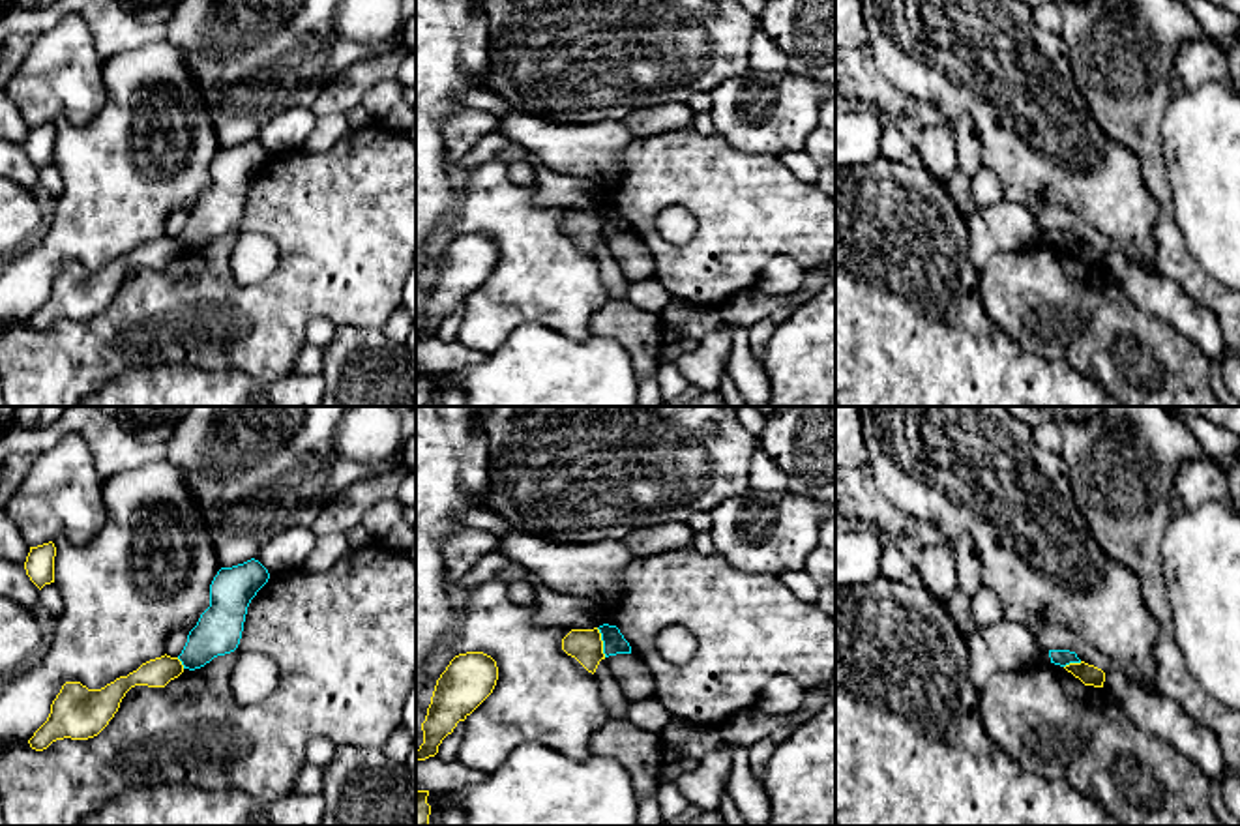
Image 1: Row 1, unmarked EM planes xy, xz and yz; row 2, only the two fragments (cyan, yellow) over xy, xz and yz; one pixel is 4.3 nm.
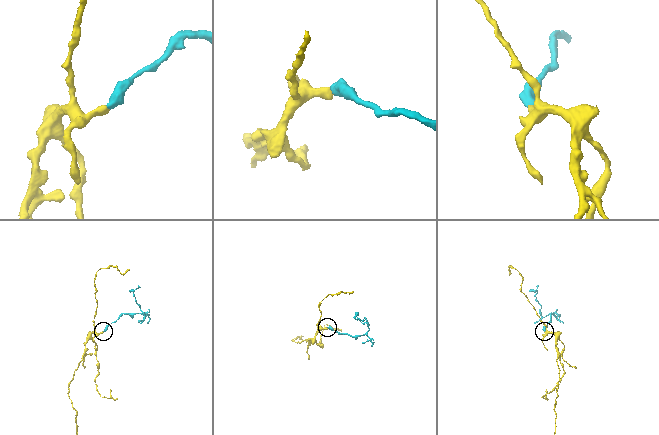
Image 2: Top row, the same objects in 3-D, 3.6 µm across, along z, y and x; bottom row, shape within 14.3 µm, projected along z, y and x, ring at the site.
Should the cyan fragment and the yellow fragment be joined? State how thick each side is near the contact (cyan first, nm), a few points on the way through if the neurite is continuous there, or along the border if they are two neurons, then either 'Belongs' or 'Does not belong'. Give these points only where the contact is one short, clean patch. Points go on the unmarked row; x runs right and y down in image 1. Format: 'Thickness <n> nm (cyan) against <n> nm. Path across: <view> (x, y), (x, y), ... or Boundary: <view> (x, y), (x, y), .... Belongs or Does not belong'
Thickness 100 nm (cyan) against 140 nm. Boundary: xz (596, 208), (605, 236). Does not belong

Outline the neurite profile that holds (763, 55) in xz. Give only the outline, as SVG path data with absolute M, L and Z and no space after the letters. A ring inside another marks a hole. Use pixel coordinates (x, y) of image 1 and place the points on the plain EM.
M757 30L749 45L749 67L768 73L787 73L789 58Z

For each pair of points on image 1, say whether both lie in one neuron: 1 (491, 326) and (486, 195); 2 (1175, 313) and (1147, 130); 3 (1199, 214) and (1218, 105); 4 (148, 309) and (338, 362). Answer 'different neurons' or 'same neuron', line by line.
1: same neuron
2: different neurons
3: same neuron
4: different neurons

